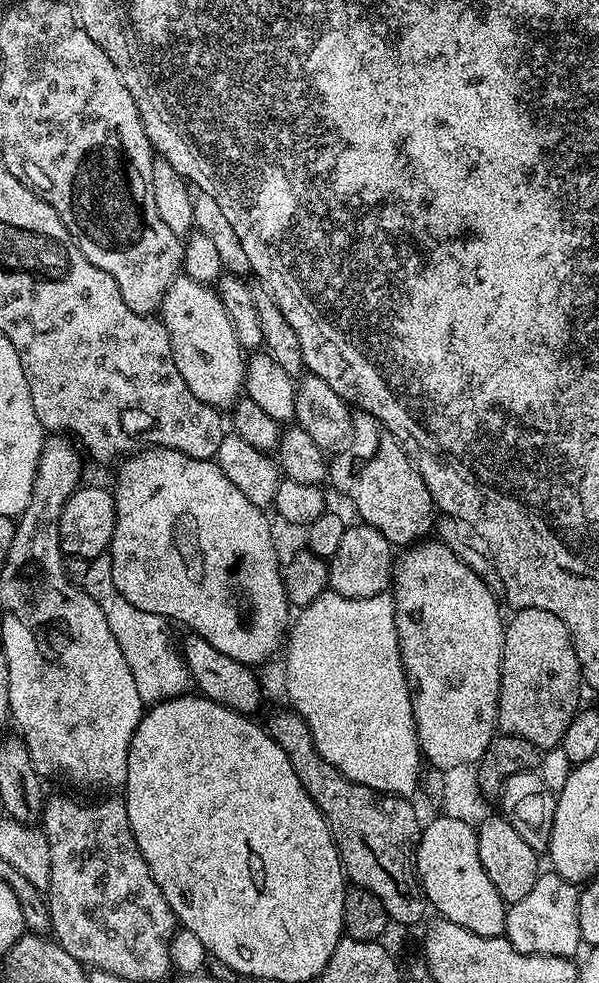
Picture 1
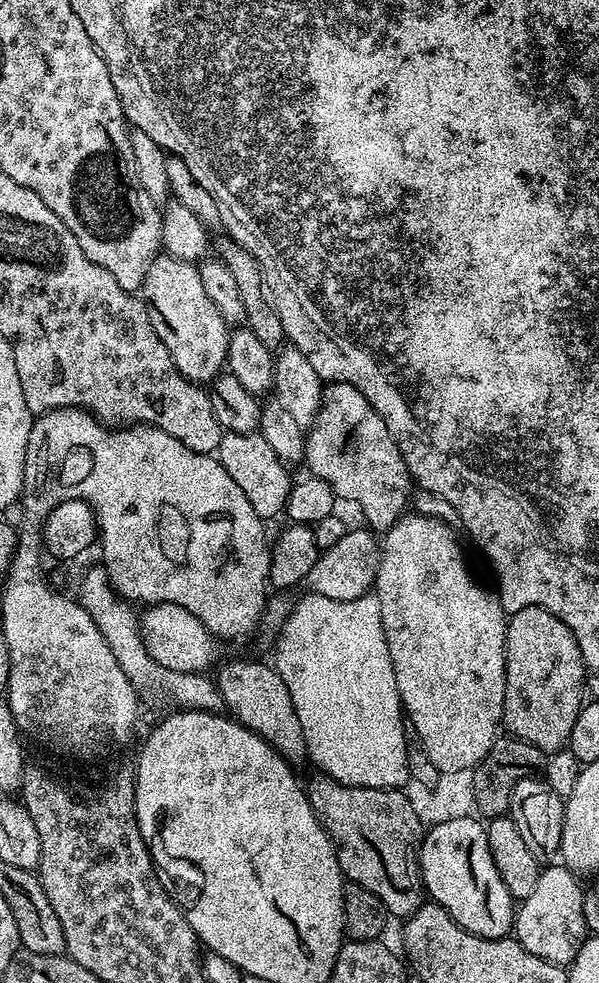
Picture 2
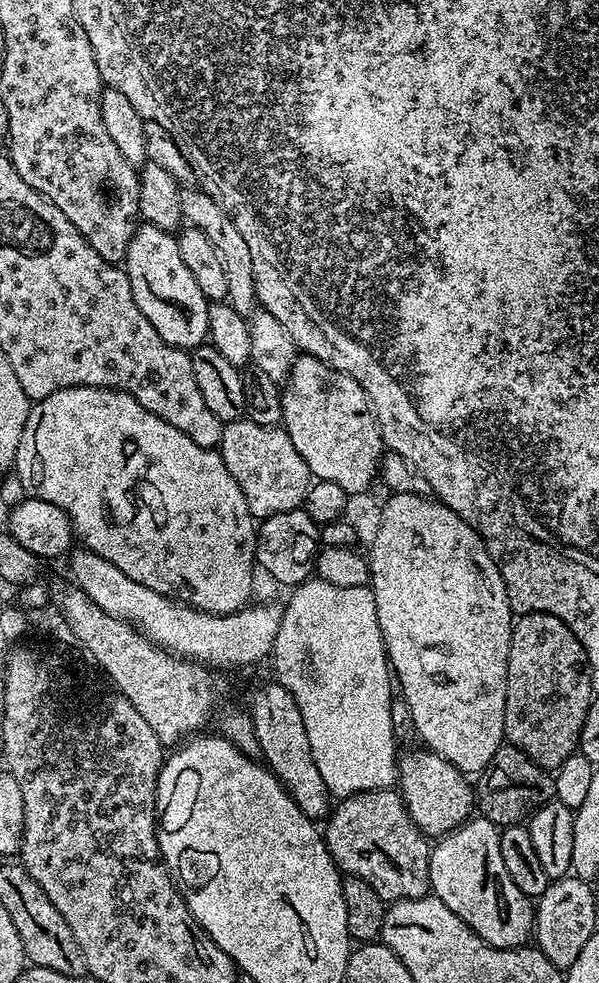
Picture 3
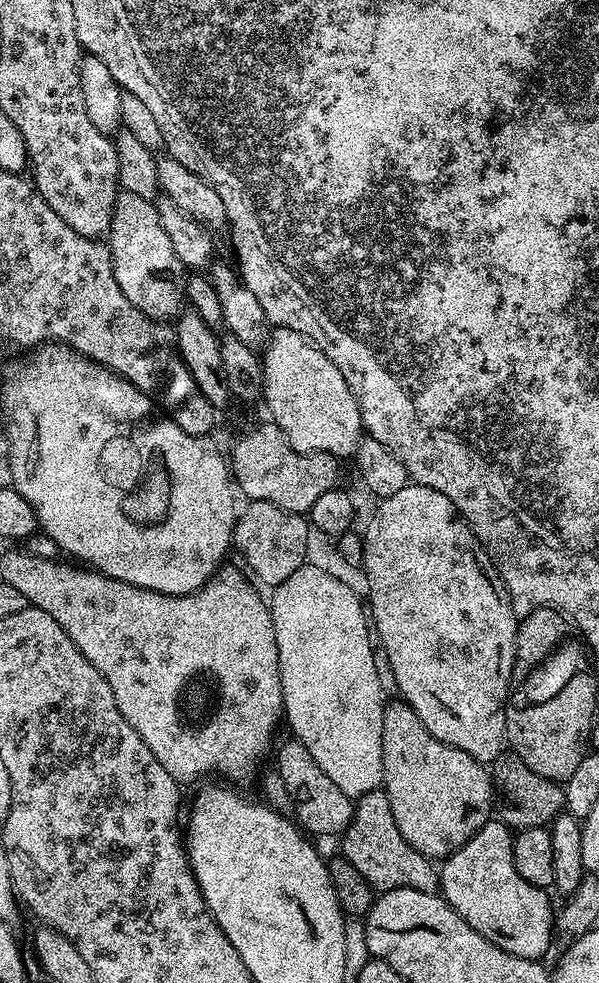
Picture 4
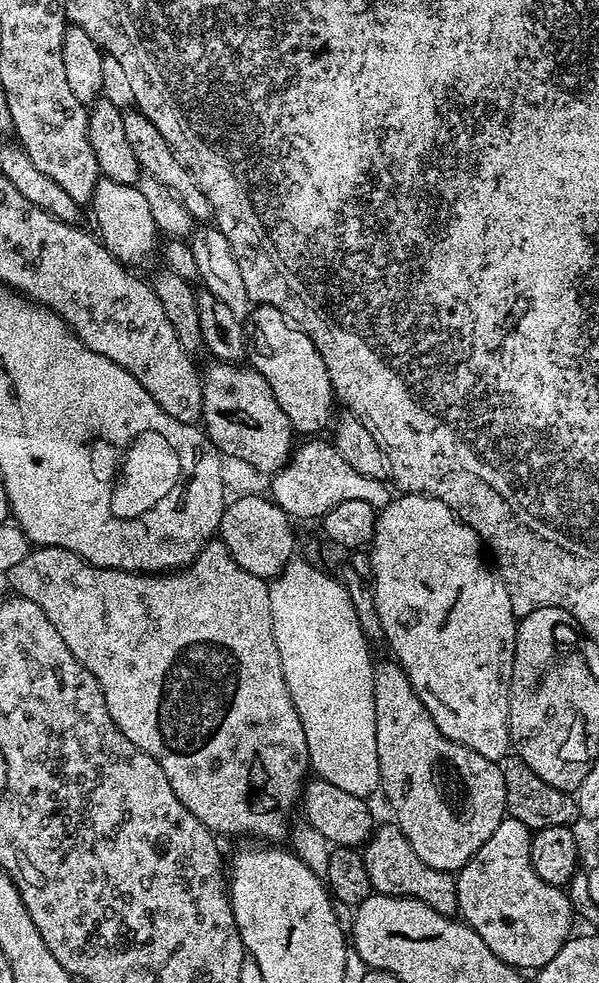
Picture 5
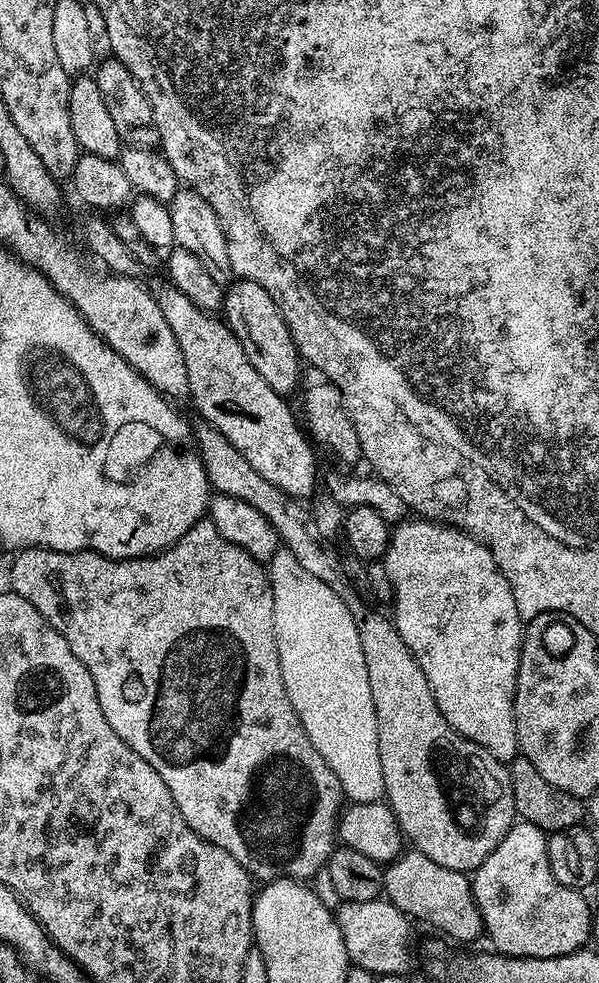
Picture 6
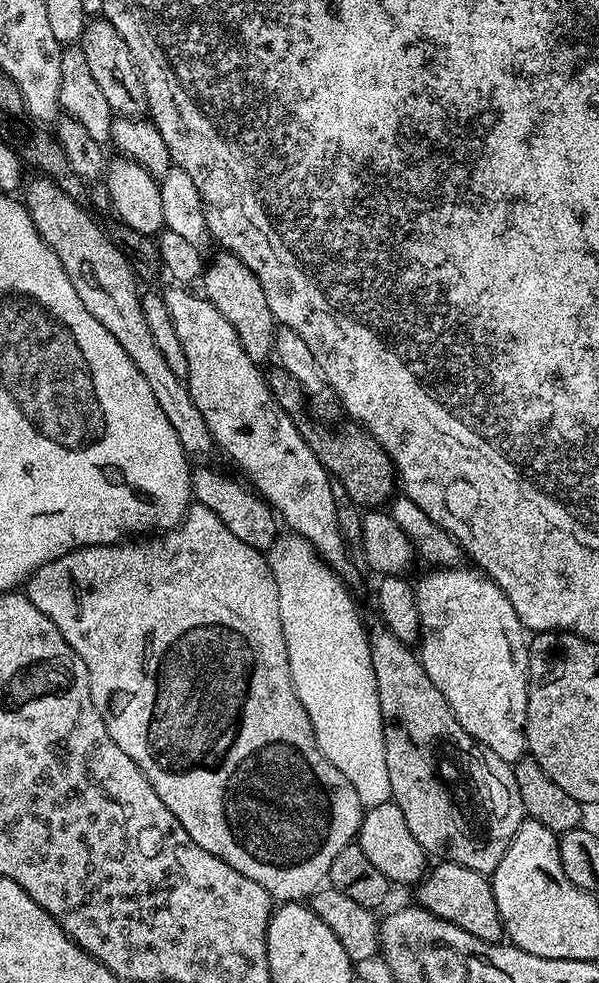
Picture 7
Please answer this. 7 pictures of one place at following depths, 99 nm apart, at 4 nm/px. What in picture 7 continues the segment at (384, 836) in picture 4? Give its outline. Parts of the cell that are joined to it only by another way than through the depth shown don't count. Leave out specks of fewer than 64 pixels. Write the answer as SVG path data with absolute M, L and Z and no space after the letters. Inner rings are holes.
M436 862L427 869L426 875L415 885L415 903L425 908L430 914L442 918L446 922L454 922L466 934L474 934L474 938L482 938L482 942L501 943L504 927L498 914L498 906L494 902L494 890L491 879L478 870L470 870L461 864Z

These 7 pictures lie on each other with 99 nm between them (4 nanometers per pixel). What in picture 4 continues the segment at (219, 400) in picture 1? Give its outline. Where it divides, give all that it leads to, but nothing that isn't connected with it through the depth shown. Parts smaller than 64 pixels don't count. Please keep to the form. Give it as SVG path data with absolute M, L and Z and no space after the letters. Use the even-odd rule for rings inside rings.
M121 191L116 197L106 243L112 255L112 273L118 286L122 286L122 294L126 294L142 314L157 322L172 322L185 311L186 269L170 247L170 237L162 230L153 201Z

